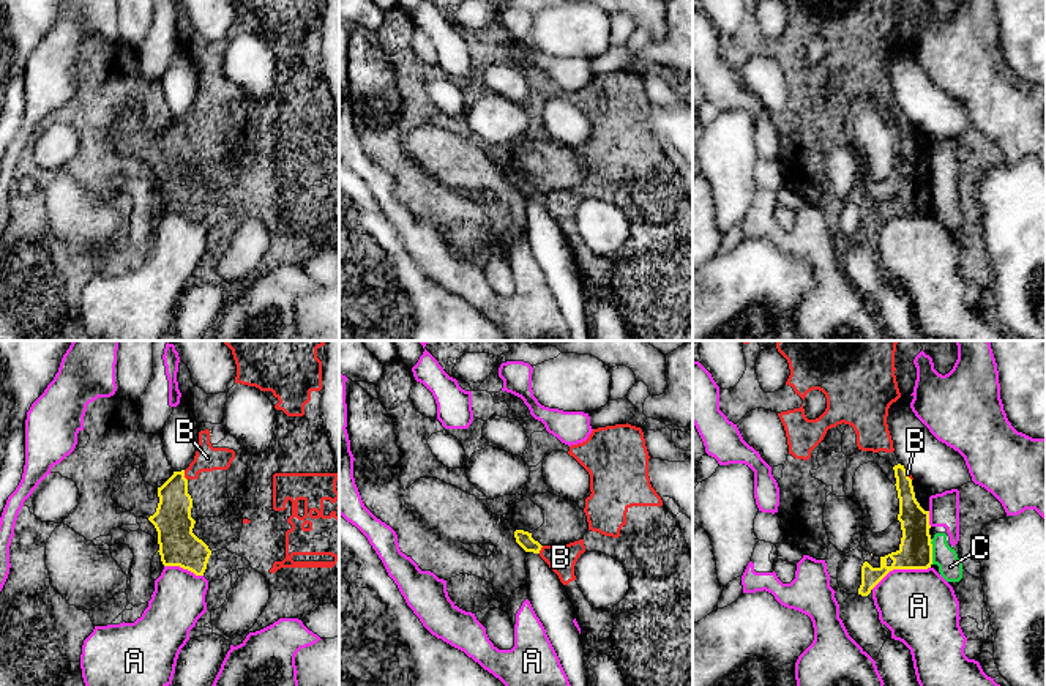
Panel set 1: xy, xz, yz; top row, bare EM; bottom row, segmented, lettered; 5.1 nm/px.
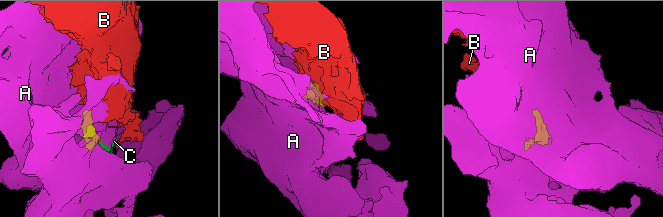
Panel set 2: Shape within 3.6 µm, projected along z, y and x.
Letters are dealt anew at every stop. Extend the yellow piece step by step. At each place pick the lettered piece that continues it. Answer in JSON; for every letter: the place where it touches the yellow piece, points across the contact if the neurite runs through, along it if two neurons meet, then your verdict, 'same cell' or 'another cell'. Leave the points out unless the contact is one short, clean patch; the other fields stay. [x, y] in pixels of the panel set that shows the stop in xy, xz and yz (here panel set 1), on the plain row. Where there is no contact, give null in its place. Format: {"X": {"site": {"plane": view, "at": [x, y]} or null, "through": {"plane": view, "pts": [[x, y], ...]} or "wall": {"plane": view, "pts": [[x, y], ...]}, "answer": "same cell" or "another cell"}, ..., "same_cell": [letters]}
{"A": {"site": {"plane": "yz", "at": [900, 215]}, "wall": {"plane": "yz", "pts": [[930, 213], [893, 215], [871, 235]]}, "answer": "another cell"}, "B": {"site": {"plane": "xy", "at": [183, 122]}, "through": {"plane": "xy", "pts": [[172, 166], [174, 137], [183, 122], [207, 104]]}, "answer": "same cell"}, "C": {"site": {"plane": "yz", "at": [931, 199]}, "wall": {"plane": "yz", "pts": [[933, 186], [931, 210]]}, "answer": "another cell"}, "same_cell": ["B"]}

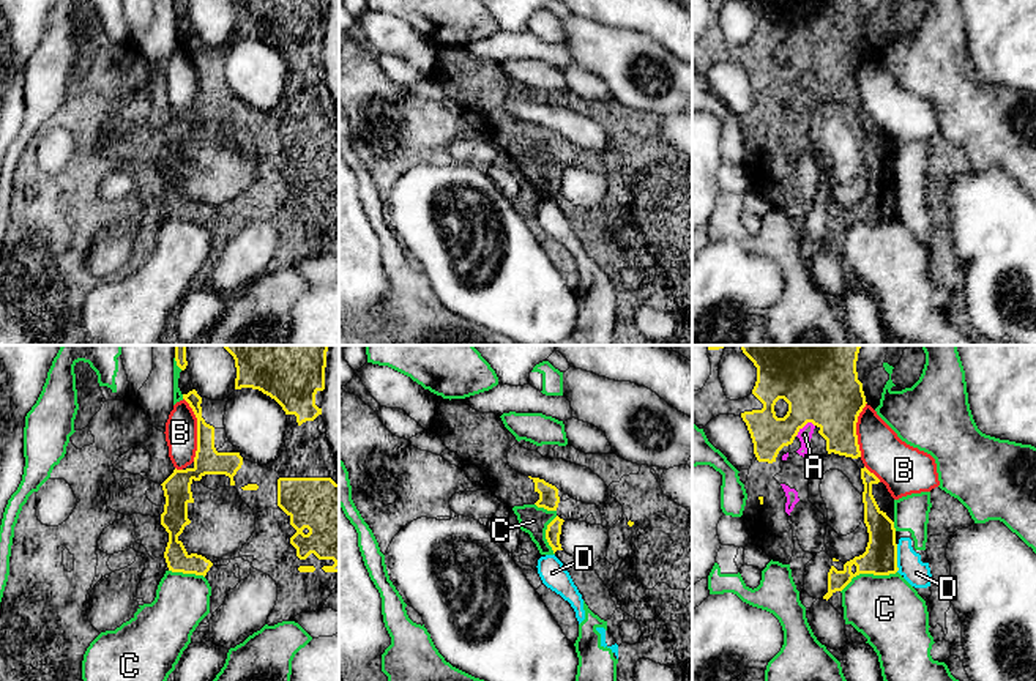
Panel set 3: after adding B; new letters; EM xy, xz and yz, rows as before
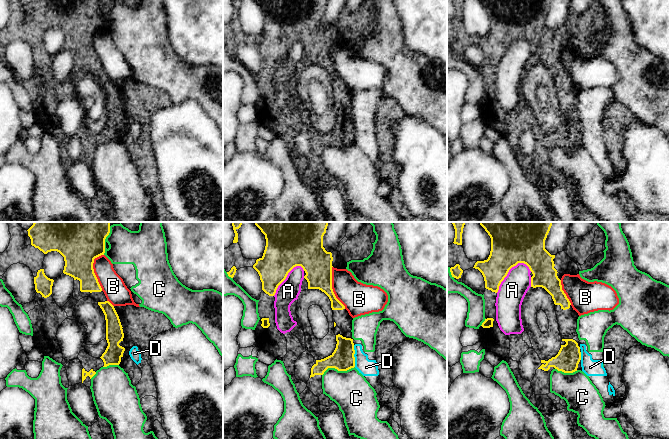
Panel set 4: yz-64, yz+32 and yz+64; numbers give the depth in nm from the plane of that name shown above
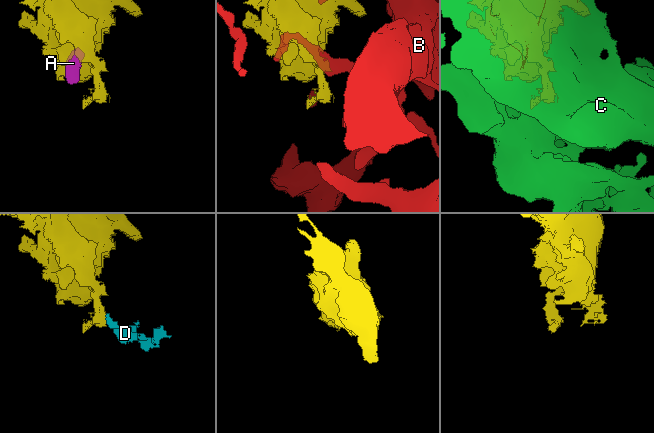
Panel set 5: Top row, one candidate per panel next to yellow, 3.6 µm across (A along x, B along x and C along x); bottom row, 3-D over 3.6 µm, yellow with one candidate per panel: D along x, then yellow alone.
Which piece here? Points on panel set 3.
{"A": {"site": {"plane": "yz", "at": [804, 71]}, "answer": "same cell"}, "B": {"site": {"plane": "xy", "at": [197, 76]}, "answer": "another cell"}, "C": {"site": {"plane": "yz", "at": [868, 219]}, "answer": "another cell"}, "D": {"site": {"plane": "yz", "at": [896, 205]}, "wall": {"plane": "yz", "pts": [[896, 191], [898, 218]]}, "answer": "another cell"}, "same_cell": ["A"]}

